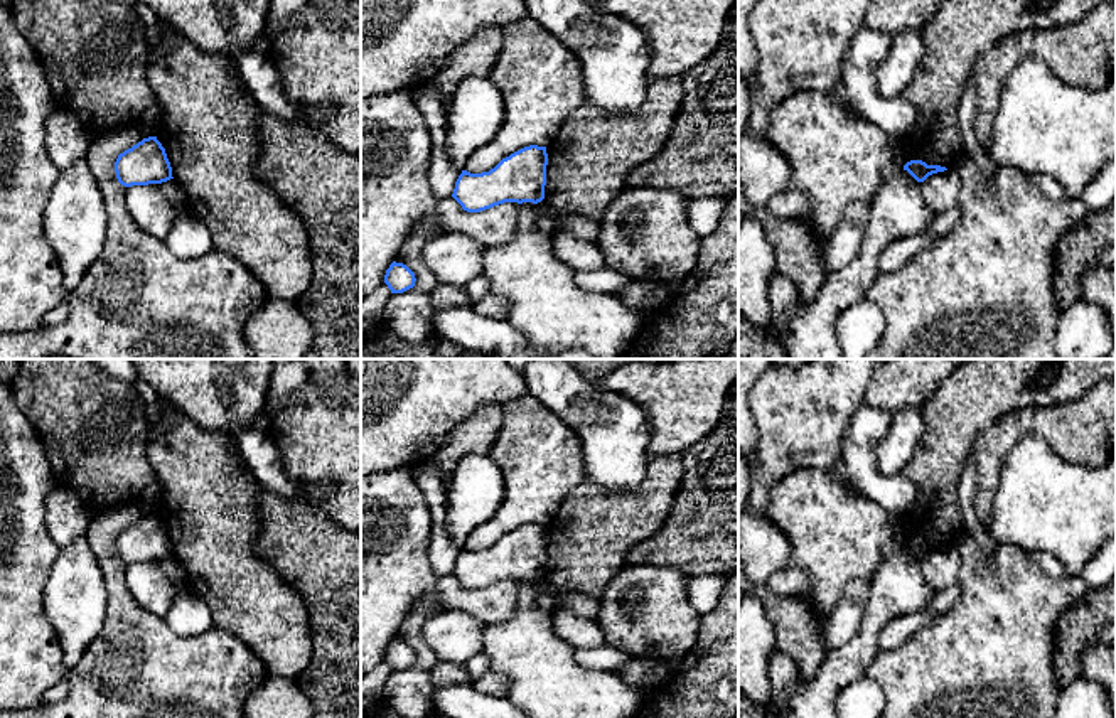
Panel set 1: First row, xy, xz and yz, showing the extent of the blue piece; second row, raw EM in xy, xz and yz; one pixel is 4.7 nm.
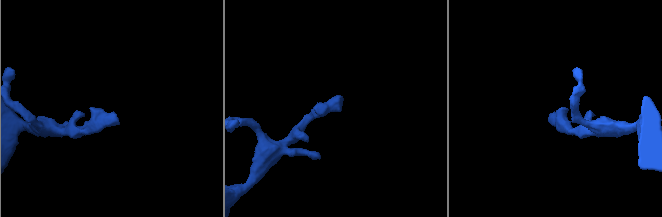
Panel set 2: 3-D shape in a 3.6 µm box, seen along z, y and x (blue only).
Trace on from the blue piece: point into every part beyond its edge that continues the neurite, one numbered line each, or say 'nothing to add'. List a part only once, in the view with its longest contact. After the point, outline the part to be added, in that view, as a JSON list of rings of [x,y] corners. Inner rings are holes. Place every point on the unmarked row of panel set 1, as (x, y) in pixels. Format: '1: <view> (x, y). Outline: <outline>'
nothing to add

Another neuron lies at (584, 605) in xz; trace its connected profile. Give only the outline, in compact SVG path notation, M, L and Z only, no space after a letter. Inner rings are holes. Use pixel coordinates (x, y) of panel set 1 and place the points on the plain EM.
M566 593L563 600L555 603L555 608L566 608L578 617L597 620L600 603L598 598L585 593Z

